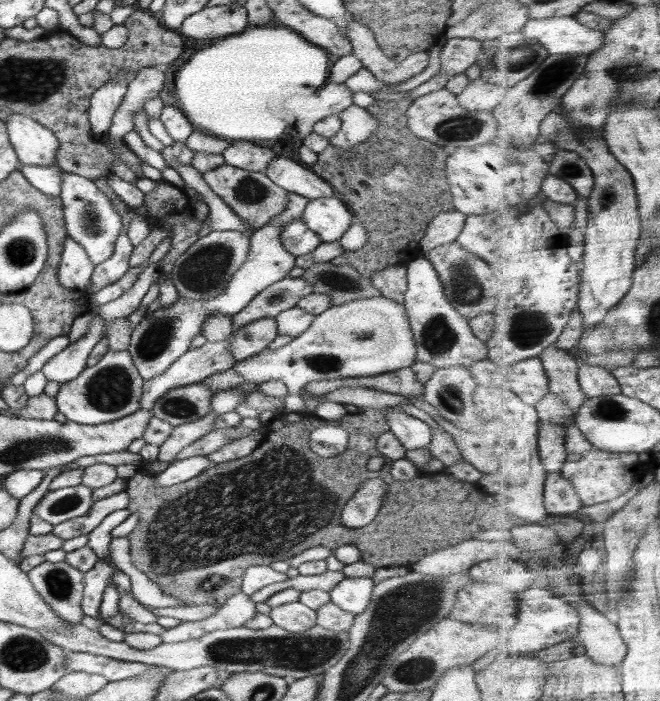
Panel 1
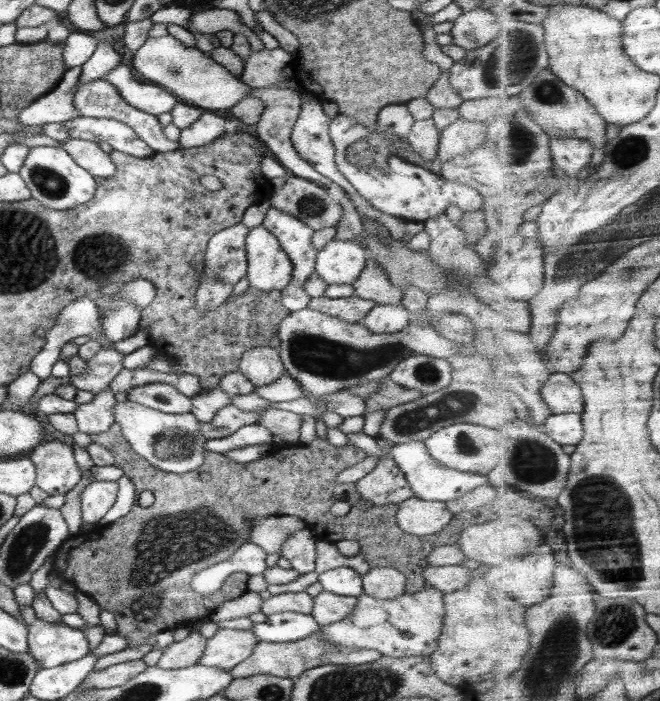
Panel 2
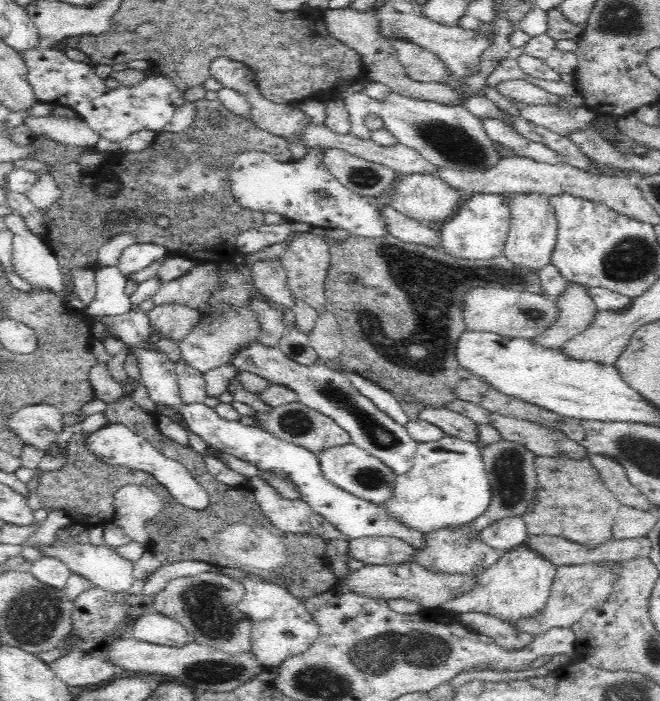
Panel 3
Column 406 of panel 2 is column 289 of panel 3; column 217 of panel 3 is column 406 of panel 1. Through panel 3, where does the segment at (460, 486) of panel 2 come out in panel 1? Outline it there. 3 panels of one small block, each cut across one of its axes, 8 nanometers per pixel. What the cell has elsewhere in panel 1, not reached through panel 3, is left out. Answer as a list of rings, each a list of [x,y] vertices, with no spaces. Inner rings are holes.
[[[392,406],[388,407],[385,418],[392,434],[407,449],[428,449],[428,445],[435,443],[430,426],[418,418]]]

